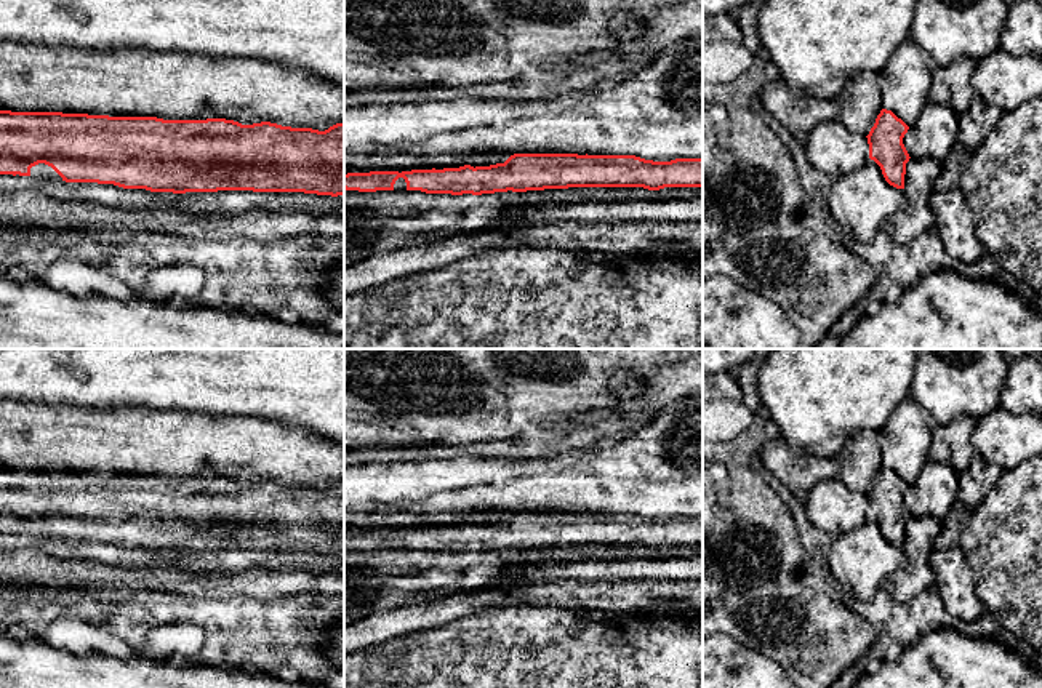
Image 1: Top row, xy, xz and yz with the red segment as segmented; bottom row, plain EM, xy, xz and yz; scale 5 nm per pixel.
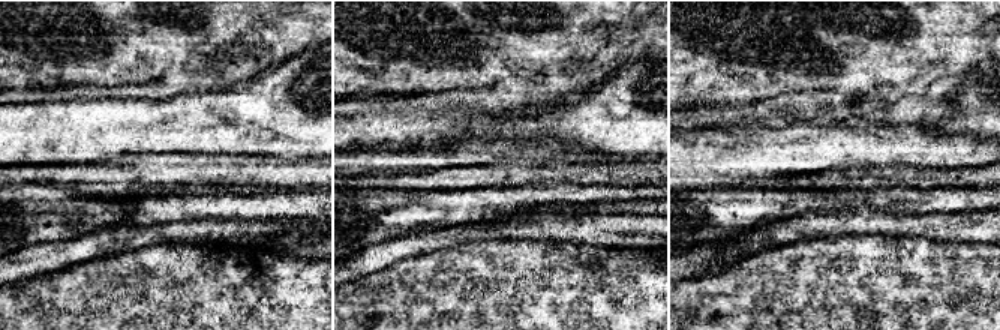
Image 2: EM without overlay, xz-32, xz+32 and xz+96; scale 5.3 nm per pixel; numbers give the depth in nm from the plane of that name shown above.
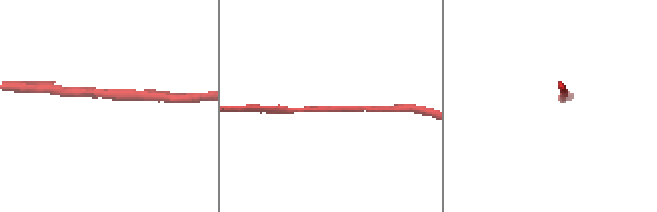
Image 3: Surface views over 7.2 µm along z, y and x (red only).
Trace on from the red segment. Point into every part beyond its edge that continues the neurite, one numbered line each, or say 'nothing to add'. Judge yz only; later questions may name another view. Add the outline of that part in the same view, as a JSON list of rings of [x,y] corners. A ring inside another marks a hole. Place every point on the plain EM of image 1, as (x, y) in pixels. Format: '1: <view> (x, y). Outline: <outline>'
nothing to add

